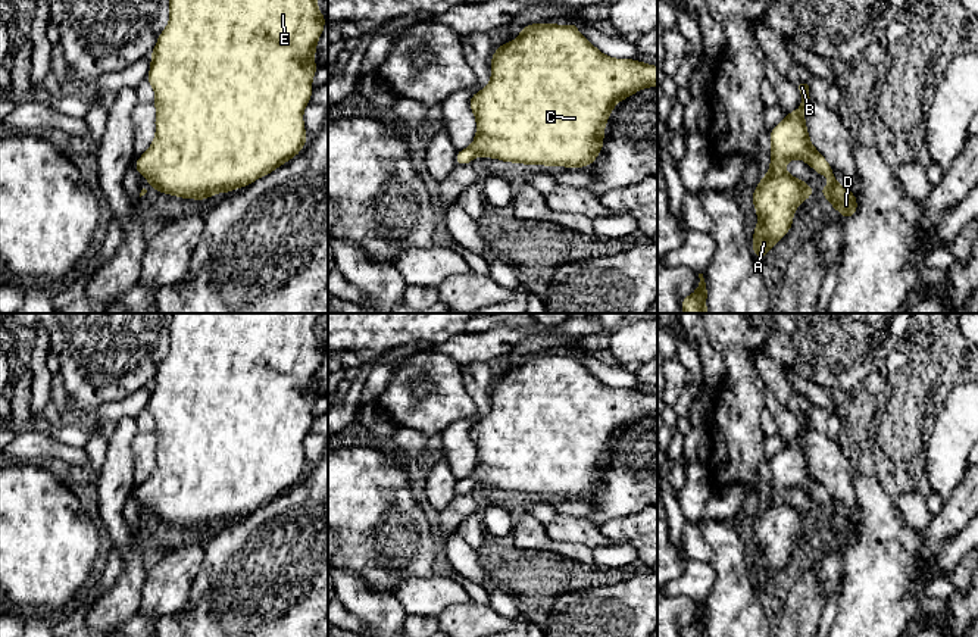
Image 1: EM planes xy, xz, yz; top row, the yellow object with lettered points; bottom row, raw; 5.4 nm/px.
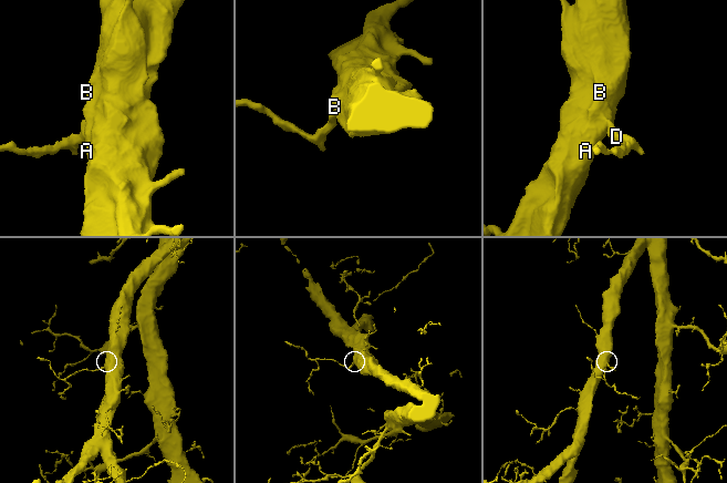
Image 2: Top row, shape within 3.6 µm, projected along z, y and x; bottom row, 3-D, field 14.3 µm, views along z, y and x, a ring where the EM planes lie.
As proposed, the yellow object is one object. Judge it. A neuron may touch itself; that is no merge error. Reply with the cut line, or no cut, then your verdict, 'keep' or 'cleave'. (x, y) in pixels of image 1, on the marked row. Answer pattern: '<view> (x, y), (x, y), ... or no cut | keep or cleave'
no cut | keep

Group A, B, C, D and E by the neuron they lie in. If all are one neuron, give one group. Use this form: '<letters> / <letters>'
A B C D E

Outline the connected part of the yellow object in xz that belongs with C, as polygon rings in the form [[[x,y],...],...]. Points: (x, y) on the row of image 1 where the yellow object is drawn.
[[[577,22],[527,25],[515,41],[502,44],[494,51],[490,84],[472,94],[469,106],[476,119],[476,135],[471,147],[457,152],[456,165],[469,165],[479,156],[550,168],[590,166],[603,149],[606,121],[615,104],[647,87],[657,87],[657,66],[603,54],[578,32]]]

